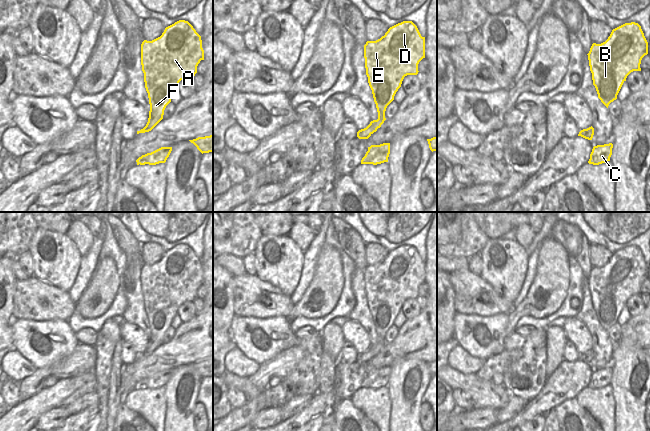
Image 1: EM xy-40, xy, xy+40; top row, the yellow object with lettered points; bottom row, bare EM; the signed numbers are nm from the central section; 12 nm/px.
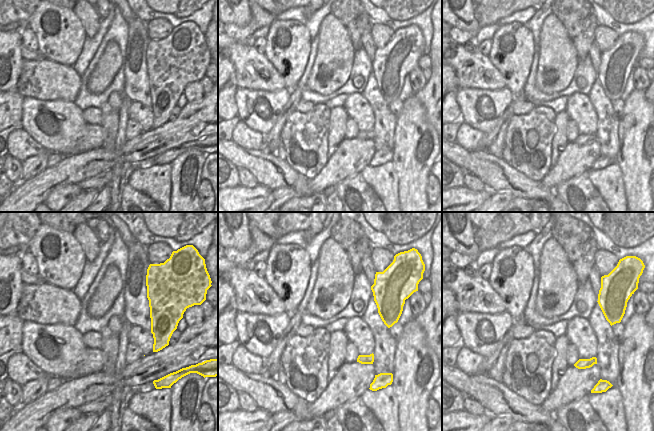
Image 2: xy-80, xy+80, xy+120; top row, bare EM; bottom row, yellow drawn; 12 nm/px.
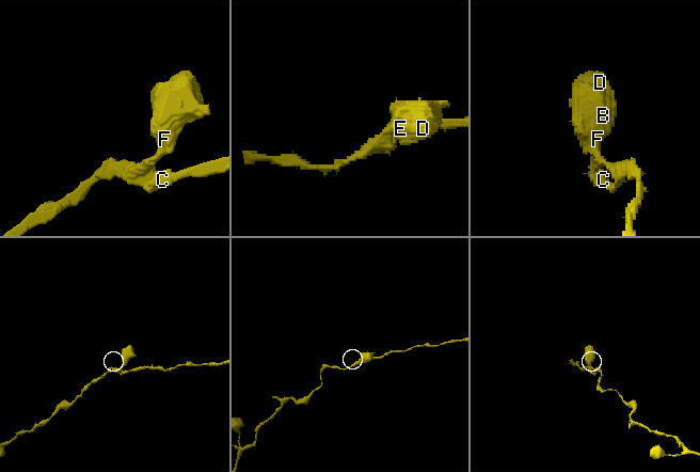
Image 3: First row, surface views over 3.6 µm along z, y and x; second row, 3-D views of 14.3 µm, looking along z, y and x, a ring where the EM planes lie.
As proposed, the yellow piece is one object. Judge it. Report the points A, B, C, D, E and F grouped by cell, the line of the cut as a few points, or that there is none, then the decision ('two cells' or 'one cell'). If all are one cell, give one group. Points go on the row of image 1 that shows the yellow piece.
groups A B C D E F; cut none; one cell

